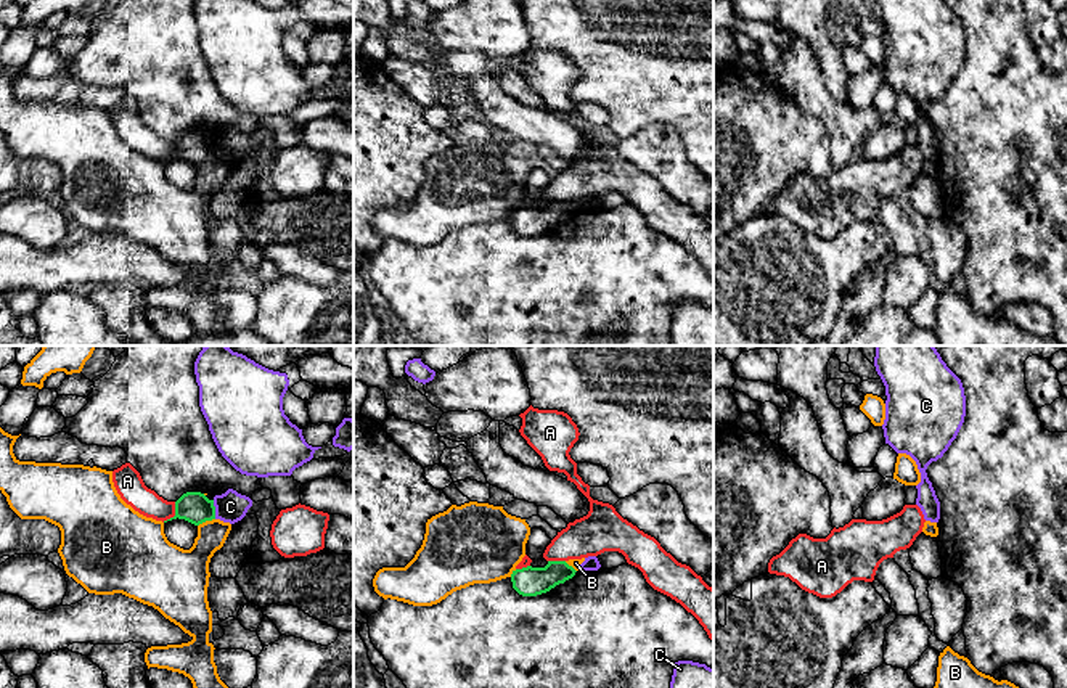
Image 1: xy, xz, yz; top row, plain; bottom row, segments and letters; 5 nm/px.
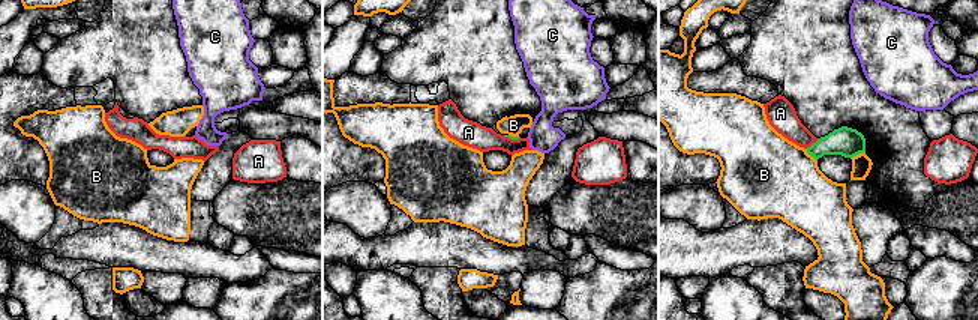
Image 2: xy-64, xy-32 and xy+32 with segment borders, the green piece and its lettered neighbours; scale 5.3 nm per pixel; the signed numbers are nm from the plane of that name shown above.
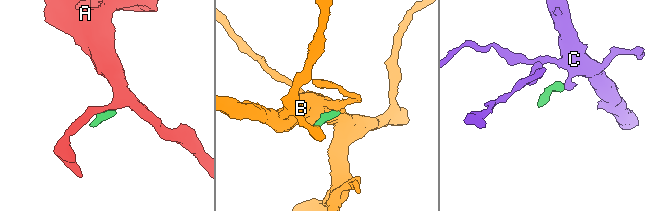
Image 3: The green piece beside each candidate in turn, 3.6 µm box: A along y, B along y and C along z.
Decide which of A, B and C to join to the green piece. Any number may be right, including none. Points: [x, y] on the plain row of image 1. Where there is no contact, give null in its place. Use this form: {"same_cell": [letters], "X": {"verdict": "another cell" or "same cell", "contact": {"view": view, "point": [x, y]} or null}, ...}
{"same_cell": [], "A": {"verdict": "another cell", "contact": {"view": "xy", "point": [175, 155]}}, "B": {"verdict": "another cell", "contact": {"view": "xy", "point": [206, 159]}}, "C": {"verdict": "another cell", "contact": {"view": "xy", "point": [214, 150]}}}

